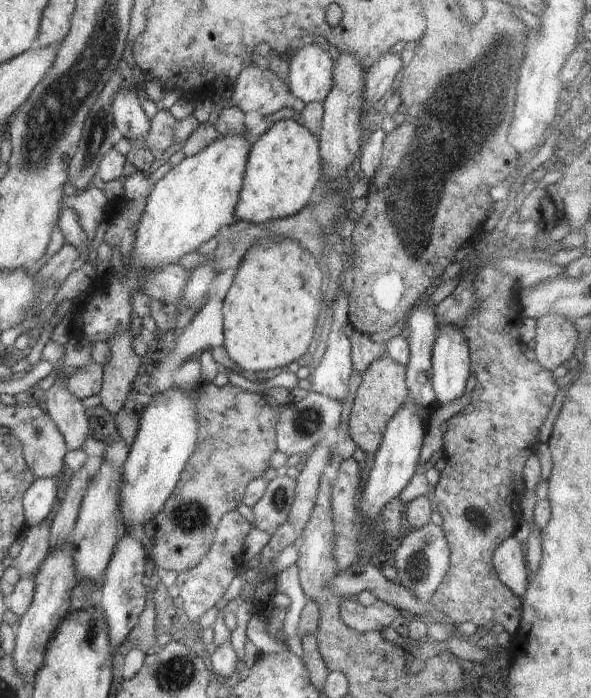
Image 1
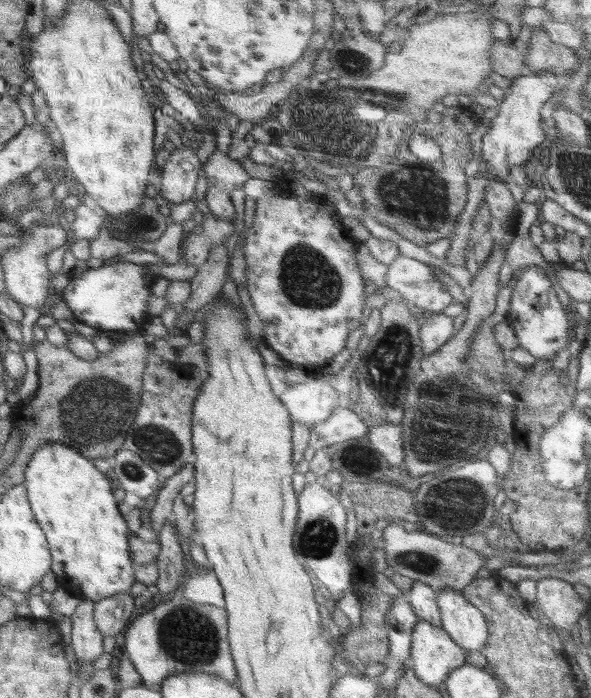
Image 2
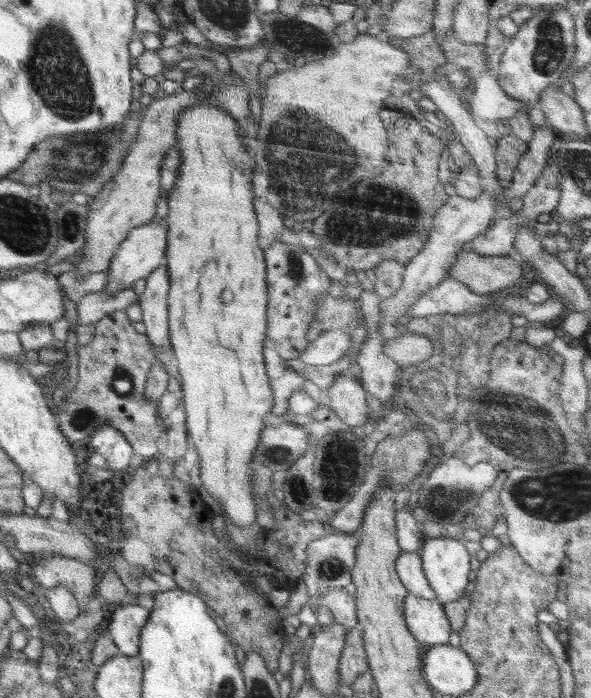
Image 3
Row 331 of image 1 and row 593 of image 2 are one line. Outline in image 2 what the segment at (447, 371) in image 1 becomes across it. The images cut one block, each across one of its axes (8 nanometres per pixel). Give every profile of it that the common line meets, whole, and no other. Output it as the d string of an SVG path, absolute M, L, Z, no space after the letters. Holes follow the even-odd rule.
M452 589L437 594L441 627L467 653L481 651L488 640L488 625L480 609L470 604L462 592Z

